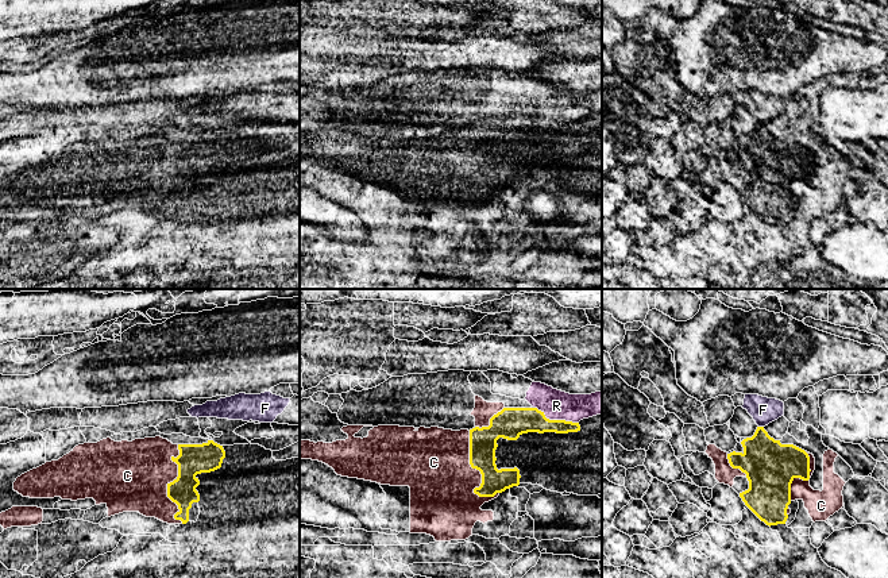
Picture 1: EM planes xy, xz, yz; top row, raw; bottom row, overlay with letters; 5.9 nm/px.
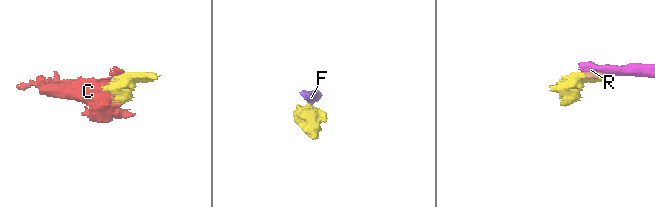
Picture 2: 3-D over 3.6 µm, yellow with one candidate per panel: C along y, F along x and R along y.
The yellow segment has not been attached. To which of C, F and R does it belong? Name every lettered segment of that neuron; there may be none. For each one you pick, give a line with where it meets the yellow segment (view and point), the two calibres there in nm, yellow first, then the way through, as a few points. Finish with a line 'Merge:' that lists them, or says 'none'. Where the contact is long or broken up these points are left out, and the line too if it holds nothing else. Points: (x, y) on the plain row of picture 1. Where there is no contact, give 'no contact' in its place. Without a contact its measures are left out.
C: xy (169, 181) | 180/420 nm
R: xz (556, 118) | 170/180 nm | across xz (514, 119), (556, 118), (556, 103)
Merge: C, R

